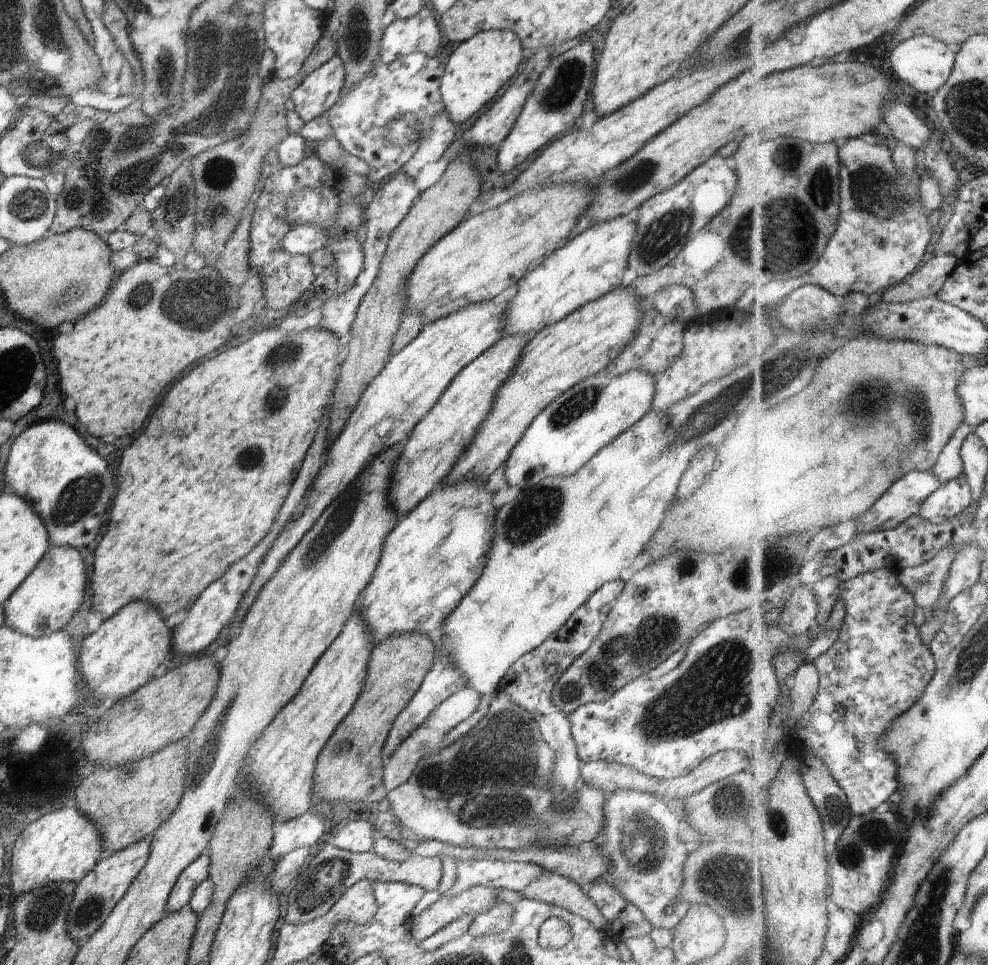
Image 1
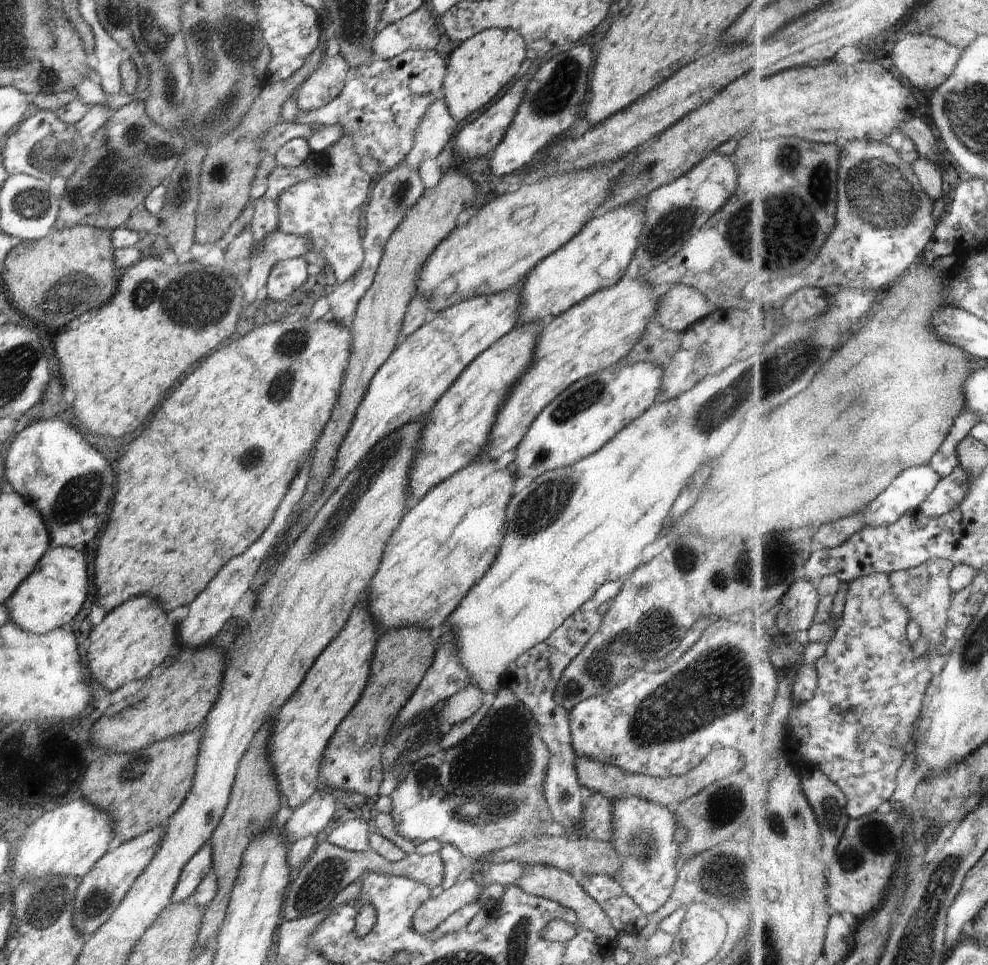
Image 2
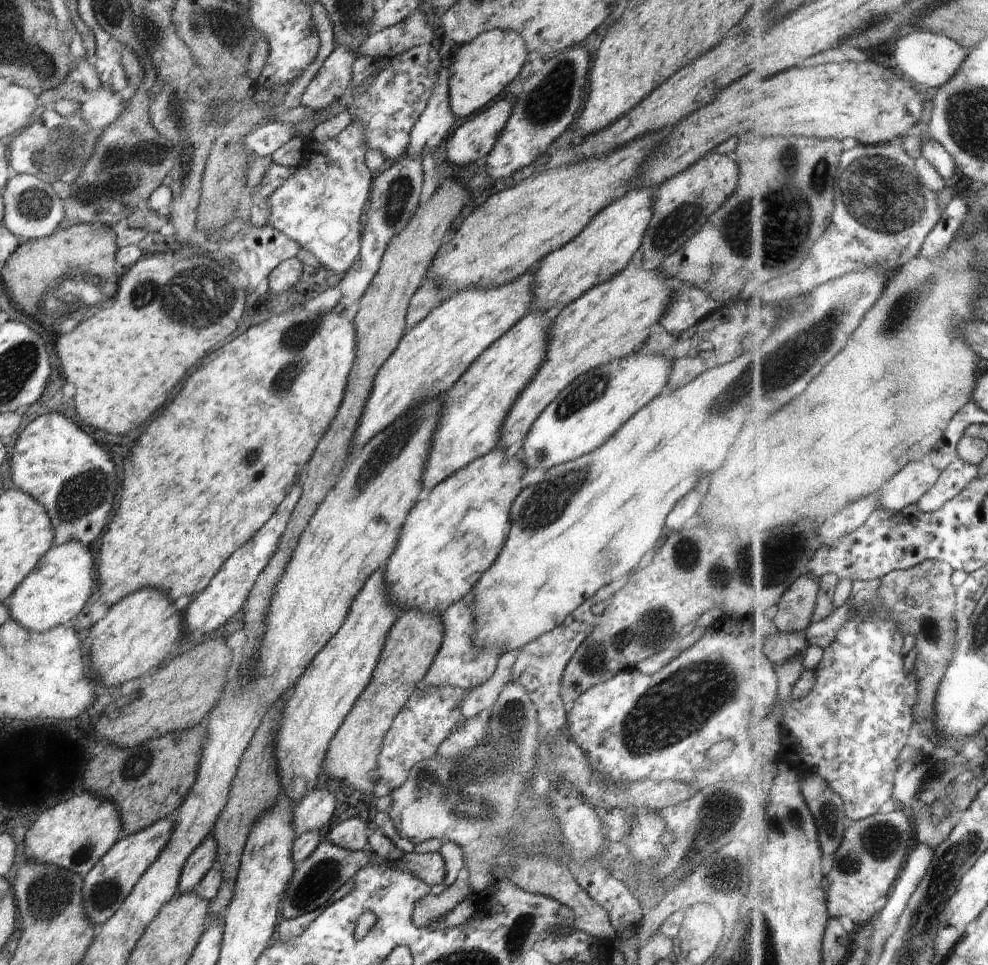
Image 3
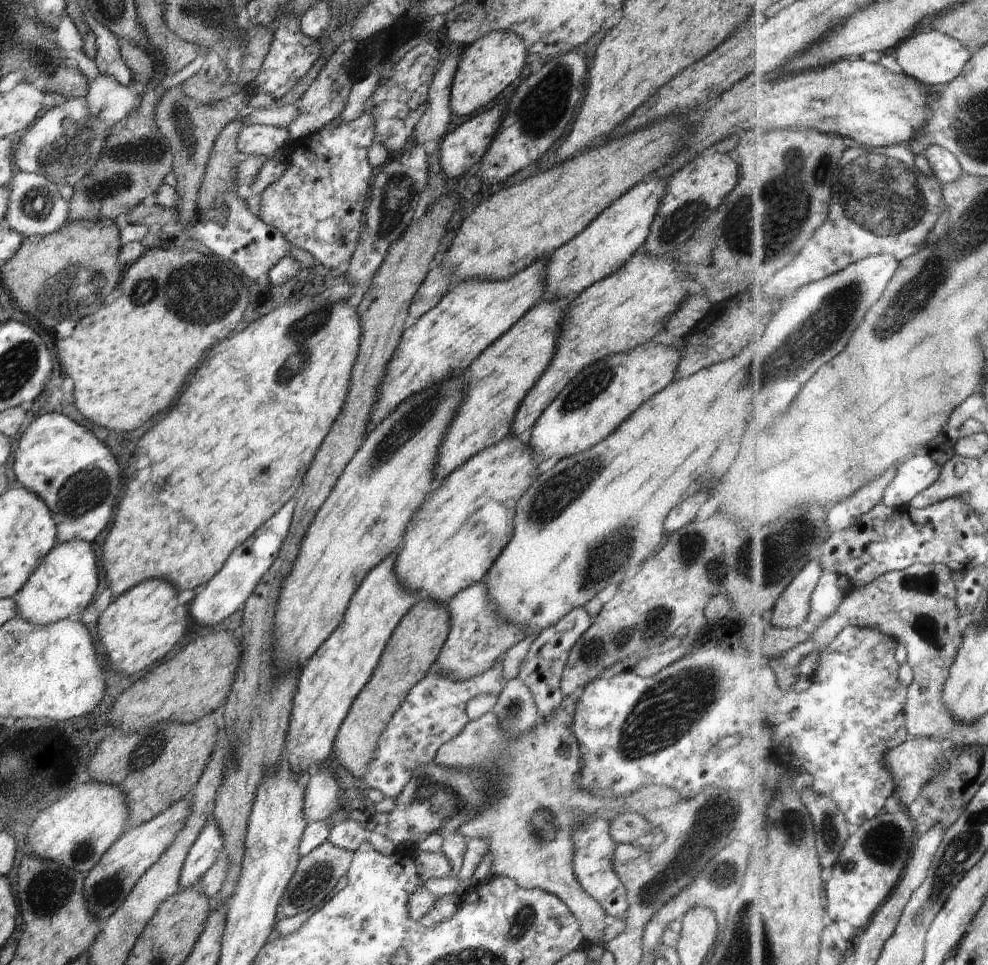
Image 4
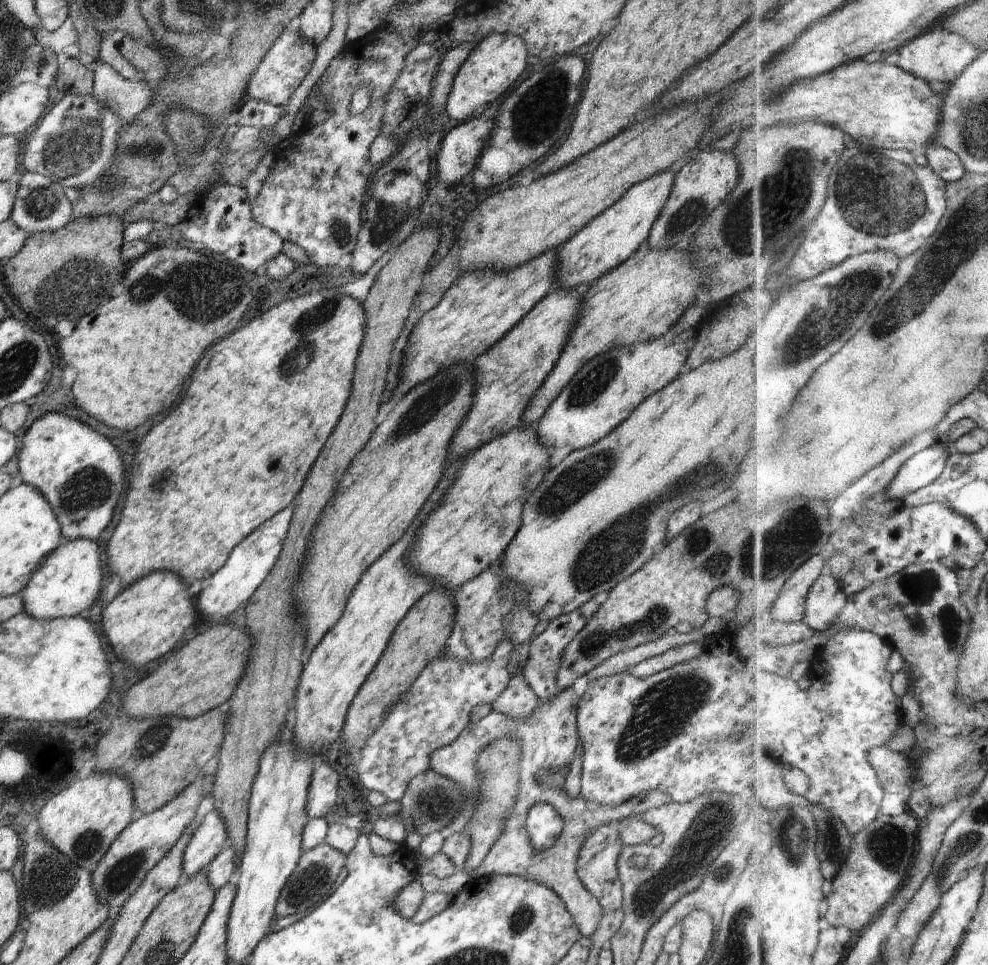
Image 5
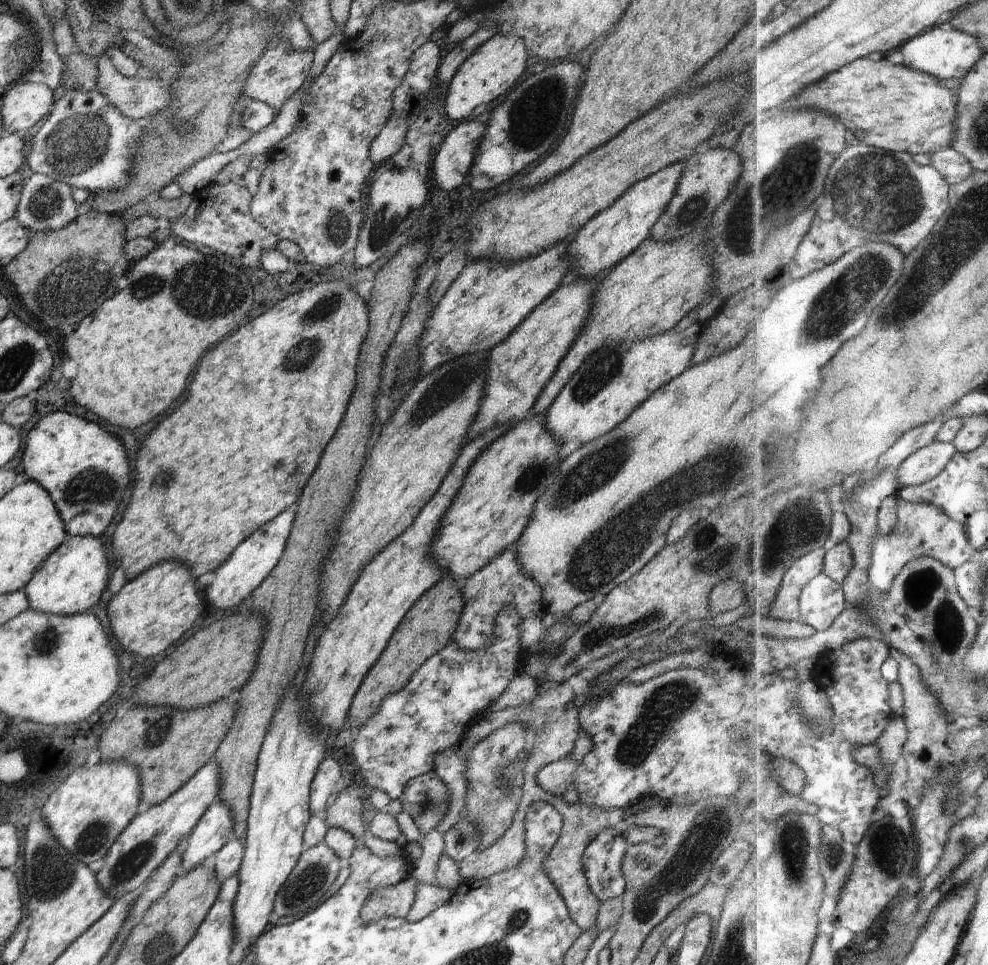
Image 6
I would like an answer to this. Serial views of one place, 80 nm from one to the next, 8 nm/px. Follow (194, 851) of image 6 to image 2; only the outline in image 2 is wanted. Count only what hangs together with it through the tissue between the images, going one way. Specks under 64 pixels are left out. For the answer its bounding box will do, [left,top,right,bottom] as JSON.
[171,844,213,904]

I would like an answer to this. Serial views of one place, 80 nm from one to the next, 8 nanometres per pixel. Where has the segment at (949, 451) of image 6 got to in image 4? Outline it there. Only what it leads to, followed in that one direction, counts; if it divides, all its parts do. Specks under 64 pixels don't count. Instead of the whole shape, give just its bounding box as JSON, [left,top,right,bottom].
[883,453,943,507]

